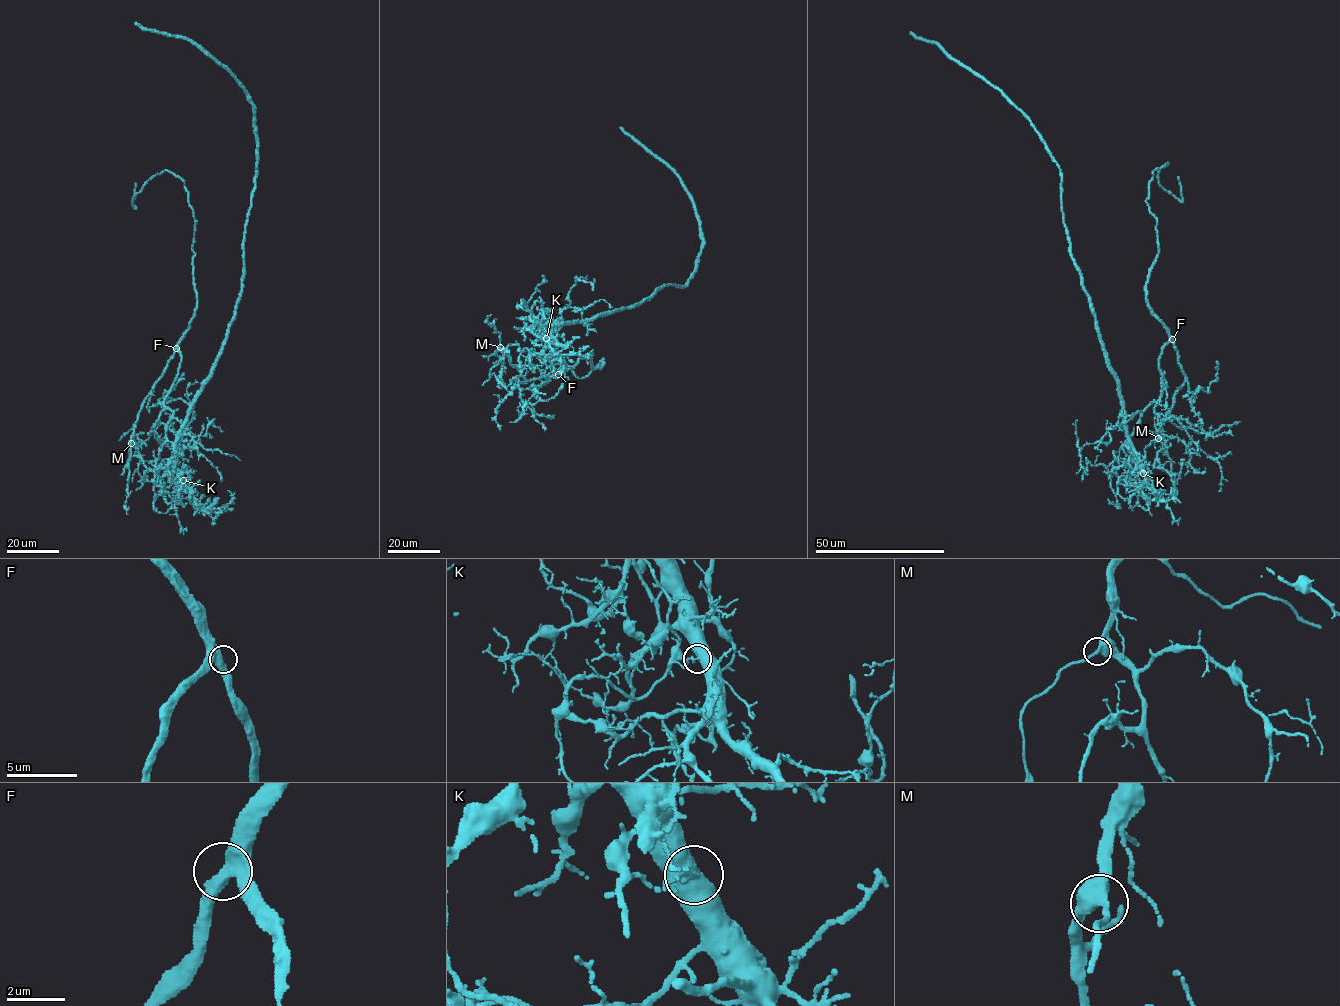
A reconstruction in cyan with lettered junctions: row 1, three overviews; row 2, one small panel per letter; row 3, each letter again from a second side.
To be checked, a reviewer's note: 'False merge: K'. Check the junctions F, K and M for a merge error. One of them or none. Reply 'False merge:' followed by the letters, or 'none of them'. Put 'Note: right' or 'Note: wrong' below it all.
False merge: K
Note: right

